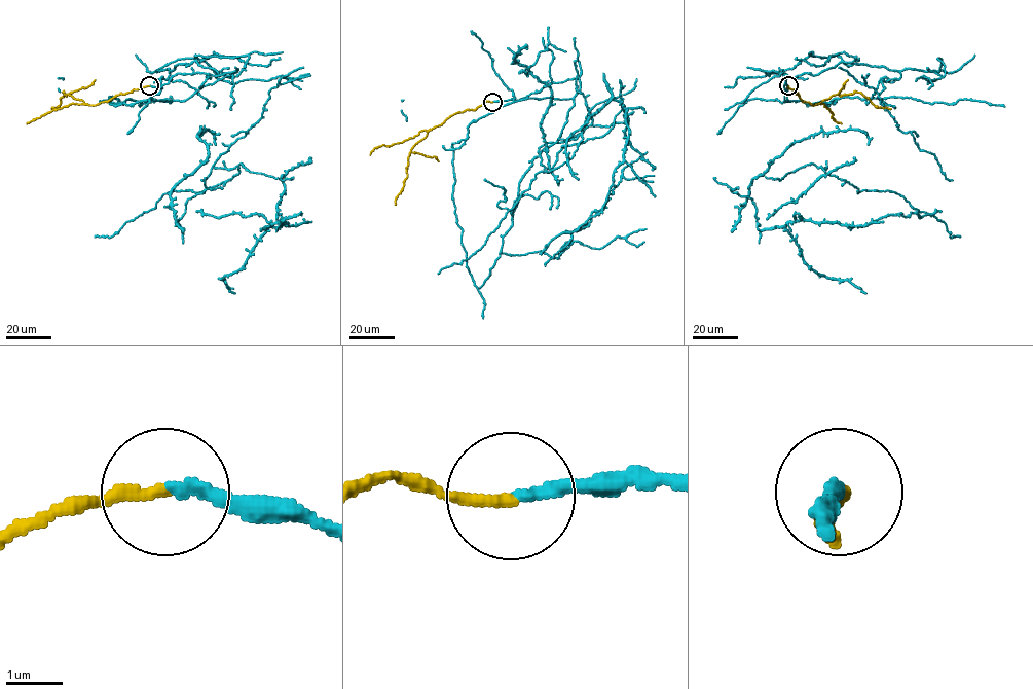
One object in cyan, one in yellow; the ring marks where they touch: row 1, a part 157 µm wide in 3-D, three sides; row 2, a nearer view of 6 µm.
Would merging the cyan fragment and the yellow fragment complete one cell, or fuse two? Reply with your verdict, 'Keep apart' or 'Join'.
Join

